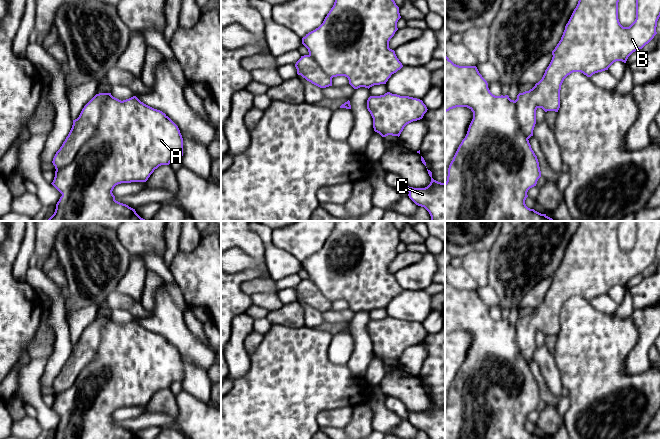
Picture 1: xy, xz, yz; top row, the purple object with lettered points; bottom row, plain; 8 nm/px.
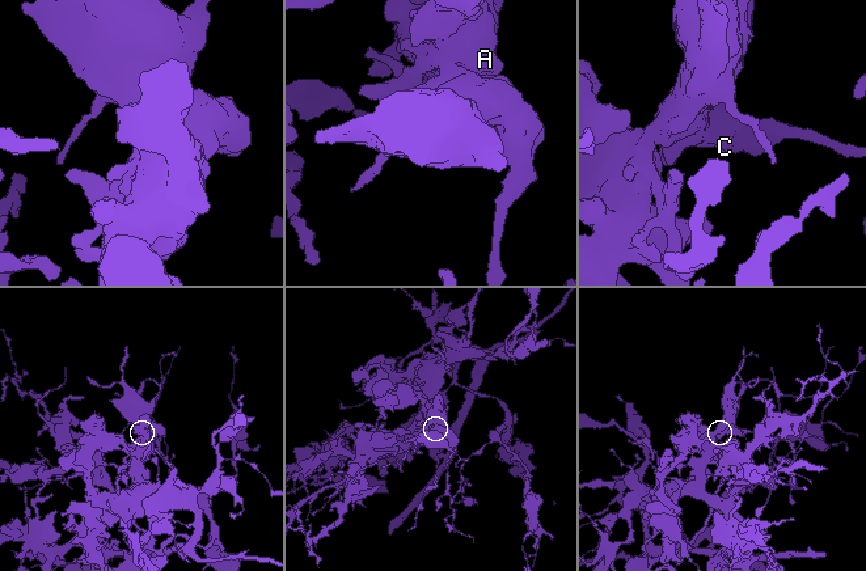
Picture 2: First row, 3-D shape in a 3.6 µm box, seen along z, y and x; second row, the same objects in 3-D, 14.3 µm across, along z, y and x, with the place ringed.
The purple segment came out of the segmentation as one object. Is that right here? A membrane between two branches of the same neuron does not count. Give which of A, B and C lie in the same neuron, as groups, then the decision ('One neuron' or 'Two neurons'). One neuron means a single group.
Groups: A / B C. Two neurons

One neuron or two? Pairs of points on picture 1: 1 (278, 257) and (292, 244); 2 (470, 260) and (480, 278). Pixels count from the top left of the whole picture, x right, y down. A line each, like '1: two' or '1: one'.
1: two
2: one

